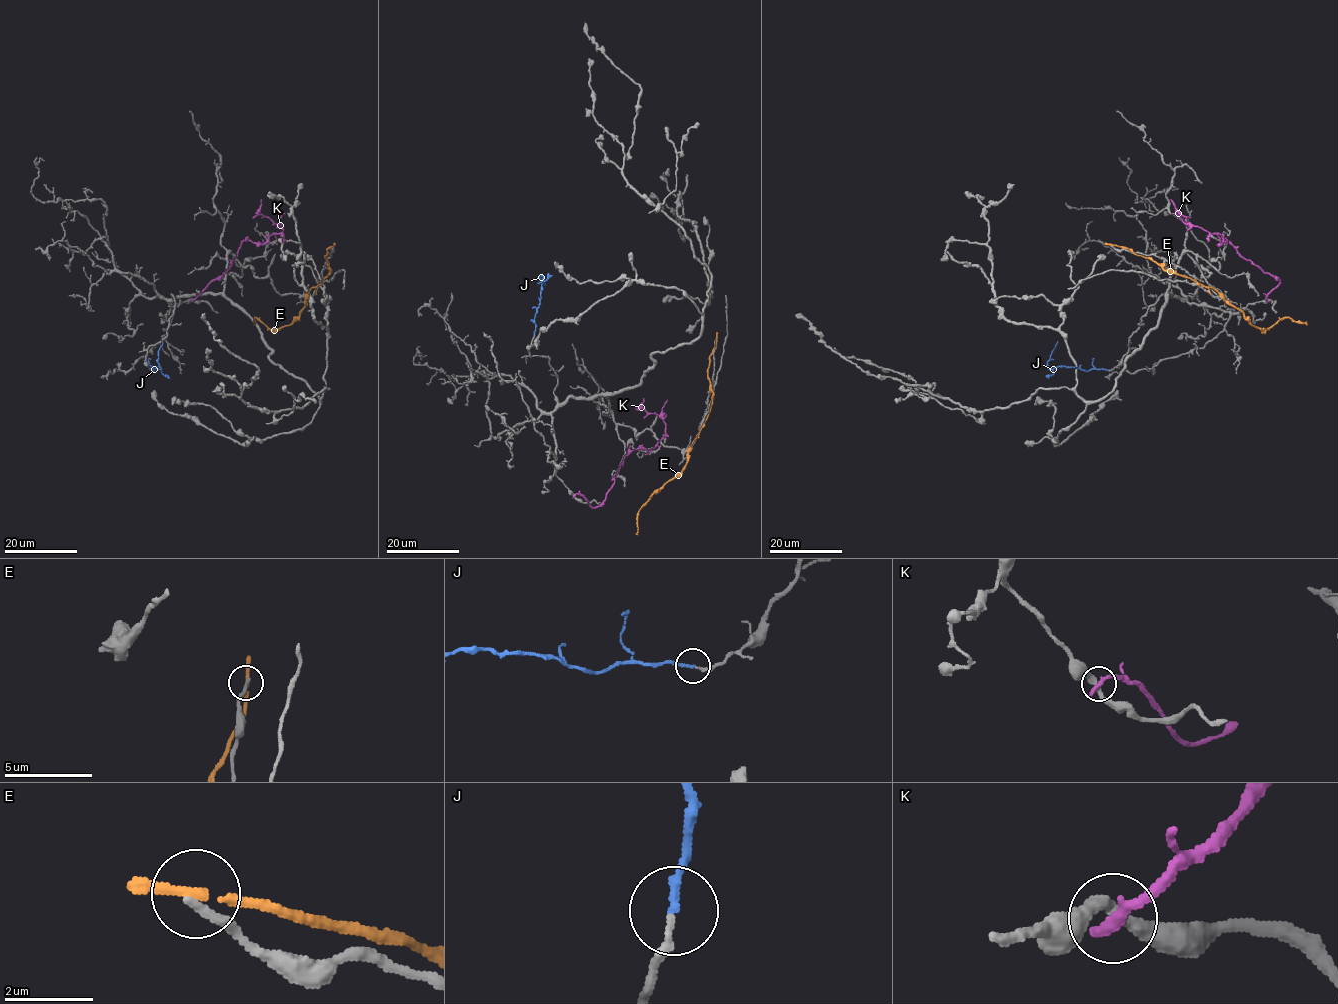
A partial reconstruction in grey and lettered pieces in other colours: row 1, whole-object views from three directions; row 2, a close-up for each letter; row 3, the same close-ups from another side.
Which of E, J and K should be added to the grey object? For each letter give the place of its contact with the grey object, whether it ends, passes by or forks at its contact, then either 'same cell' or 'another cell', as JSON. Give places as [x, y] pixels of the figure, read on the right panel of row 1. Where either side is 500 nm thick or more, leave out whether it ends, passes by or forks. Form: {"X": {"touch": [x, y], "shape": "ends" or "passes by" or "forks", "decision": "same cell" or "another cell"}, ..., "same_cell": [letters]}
{"E": {"touch": [1110, 244], "shape": "passes by", "decision": "another cell"}, "J": {"touch": [1107, 369], "shape": "ends", "decision": "same cell"}, "K": {"touch": [1268, 300], "shape": "ends", "decision": "another cell"}, "same_cell": ["J"]}

